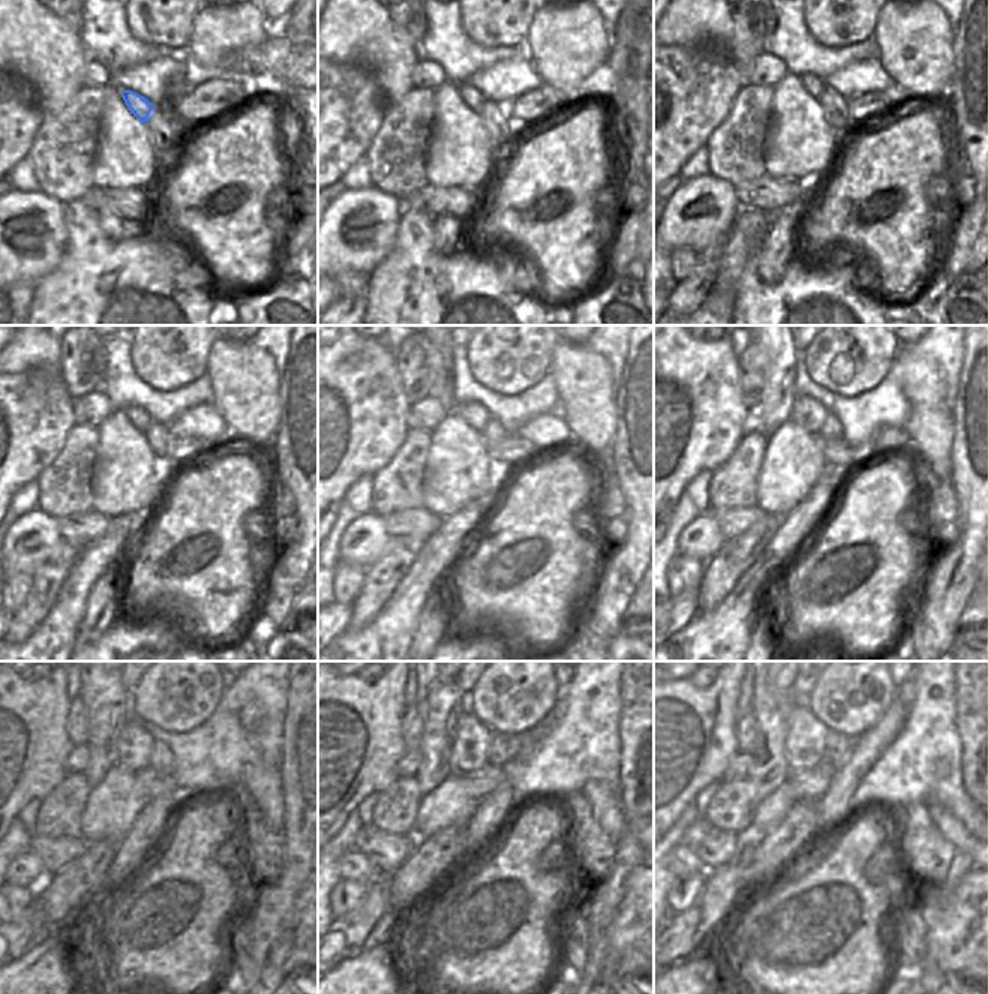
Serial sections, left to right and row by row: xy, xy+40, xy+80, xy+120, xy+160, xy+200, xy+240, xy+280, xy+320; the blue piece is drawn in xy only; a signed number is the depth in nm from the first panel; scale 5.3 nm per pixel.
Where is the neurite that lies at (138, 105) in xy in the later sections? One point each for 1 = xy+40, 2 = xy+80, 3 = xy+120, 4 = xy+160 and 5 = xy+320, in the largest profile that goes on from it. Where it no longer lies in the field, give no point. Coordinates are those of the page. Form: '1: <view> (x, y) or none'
1: xy+40 (474, 101)
2: xy+80 (814, 86)
3: xy+120 (140, 419)
4: xy+160 (476, 416)
5: xy+320 (805, 742)

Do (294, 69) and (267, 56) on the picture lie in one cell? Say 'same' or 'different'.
same

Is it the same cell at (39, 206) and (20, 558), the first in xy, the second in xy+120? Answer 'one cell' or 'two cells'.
one cell

